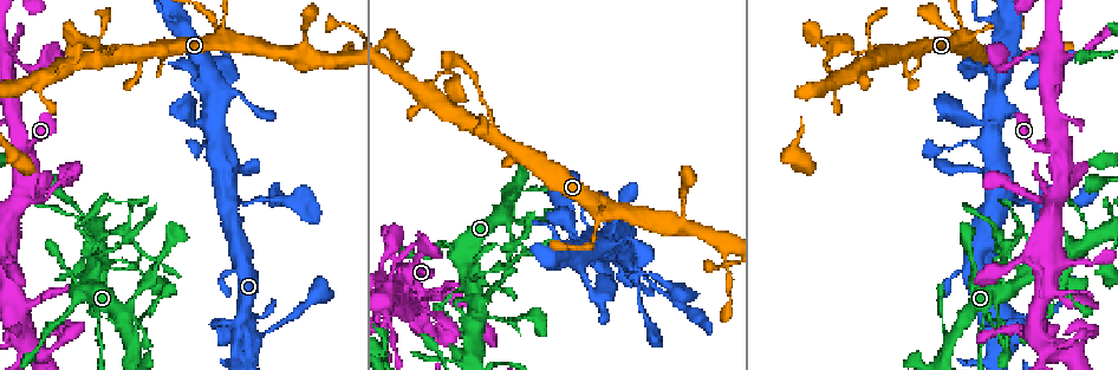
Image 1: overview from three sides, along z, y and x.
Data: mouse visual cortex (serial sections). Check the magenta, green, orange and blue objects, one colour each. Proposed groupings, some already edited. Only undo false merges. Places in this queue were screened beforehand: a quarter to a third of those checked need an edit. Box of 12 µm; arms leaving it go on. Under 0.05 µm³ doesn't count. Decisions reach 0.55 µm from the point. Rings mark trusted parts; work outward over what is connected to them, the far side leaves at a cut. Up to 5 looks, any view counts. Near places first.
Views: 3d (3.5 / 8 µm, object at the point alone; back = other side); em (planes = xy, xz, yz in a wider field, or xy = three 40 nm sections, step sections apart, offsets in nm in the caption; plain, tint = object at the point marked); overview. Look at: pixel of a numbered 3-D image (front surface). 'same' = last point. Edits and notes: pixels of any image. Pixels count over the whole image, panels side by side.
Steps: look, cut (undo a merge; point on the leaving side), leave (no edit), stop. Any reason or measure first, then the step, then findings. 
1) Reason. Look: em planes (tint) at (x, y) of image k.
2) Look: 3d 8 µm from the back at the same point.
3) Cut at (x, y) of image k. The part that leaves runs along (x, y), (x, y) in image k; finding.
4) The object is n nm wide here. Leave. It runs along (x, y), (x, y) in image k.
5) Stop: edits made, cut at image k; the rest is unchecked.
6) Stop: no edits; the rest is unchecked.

Three arms meet. Look: 3d 8 µm at (474, 284) of image 1.

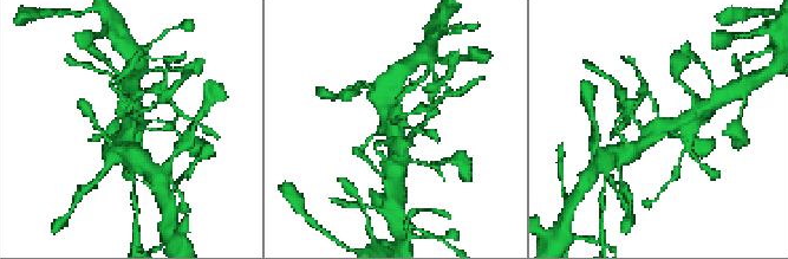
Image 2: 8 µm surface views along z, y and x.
Closer look. Look: 3d 3.5 µm at (661, 129) of image 2.

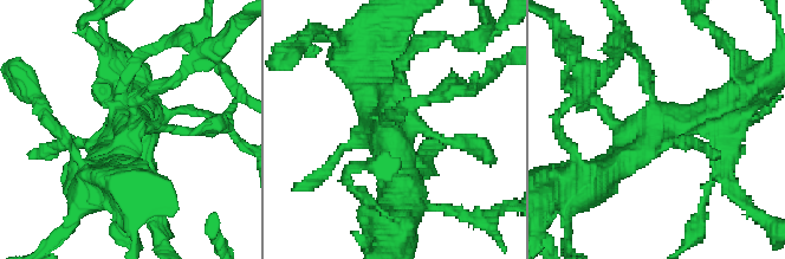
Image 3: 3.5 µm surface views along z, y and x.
Leave. It runs along (604, 175), (659, 124), (728, 110) in image 3; continuous, no second cell.

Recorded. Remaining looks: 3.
Abrupt turn. Look: 3d 8 µm at (1038, 304) of image 1.

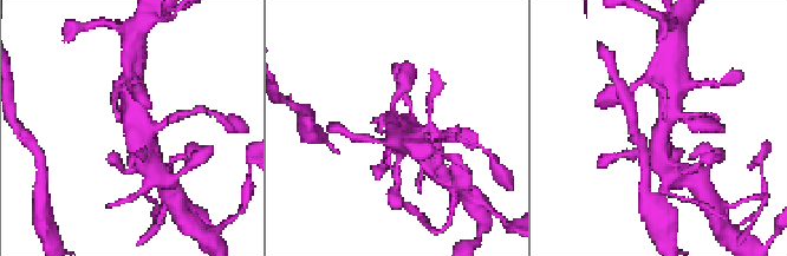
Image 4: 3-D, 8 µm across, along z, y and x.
Zoom in. Look: 3d 3.5 µm at (661, 128) of image 4.

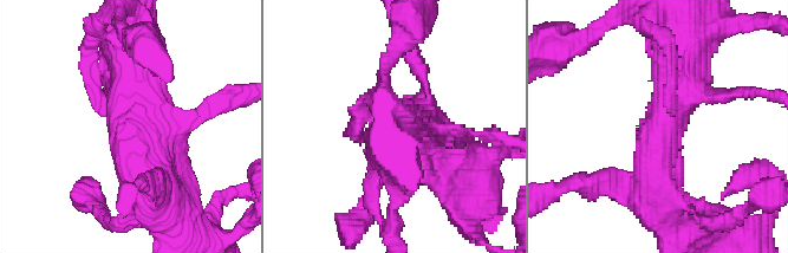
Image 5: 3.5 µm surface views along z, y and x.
Leave. It runs along (685, 36), (649, 185) in image 5; continuous, no second cell.

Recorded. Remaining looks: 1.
Stop: no edits; the rest is unchecked.

